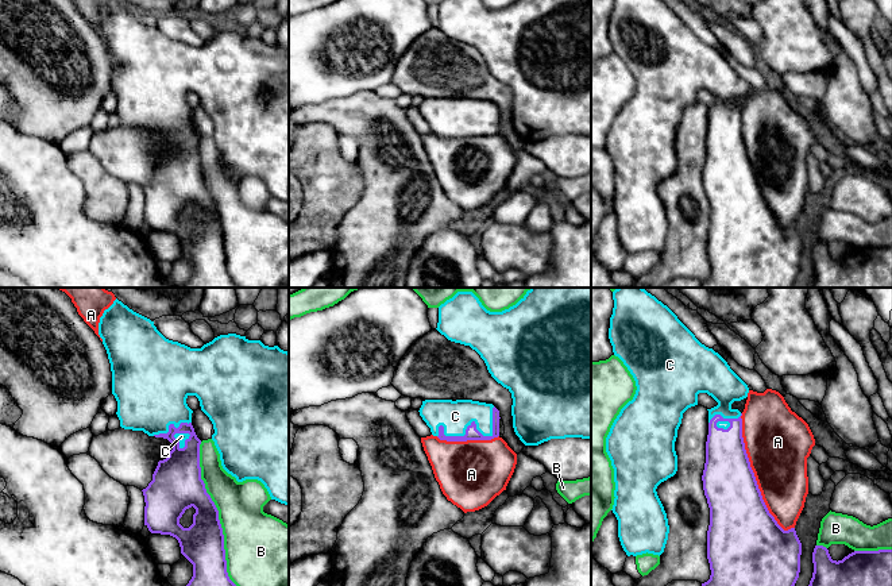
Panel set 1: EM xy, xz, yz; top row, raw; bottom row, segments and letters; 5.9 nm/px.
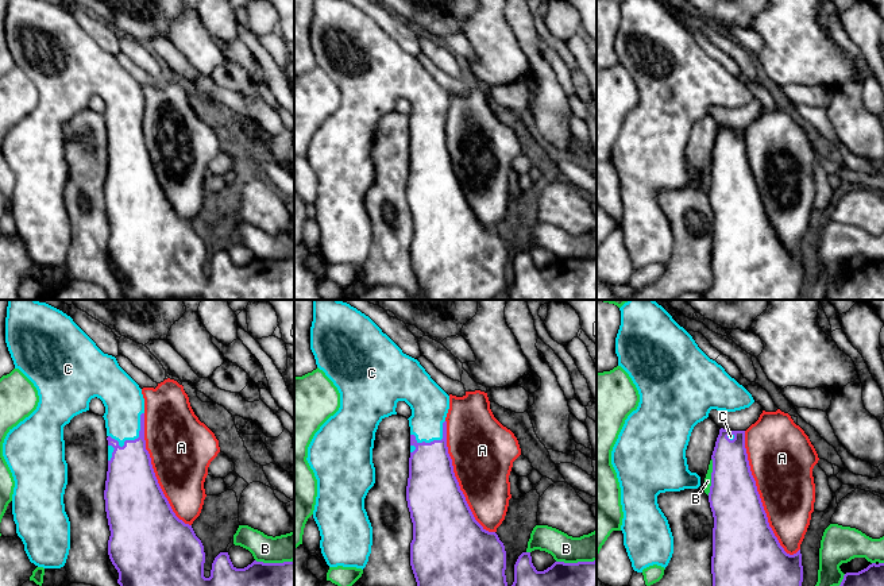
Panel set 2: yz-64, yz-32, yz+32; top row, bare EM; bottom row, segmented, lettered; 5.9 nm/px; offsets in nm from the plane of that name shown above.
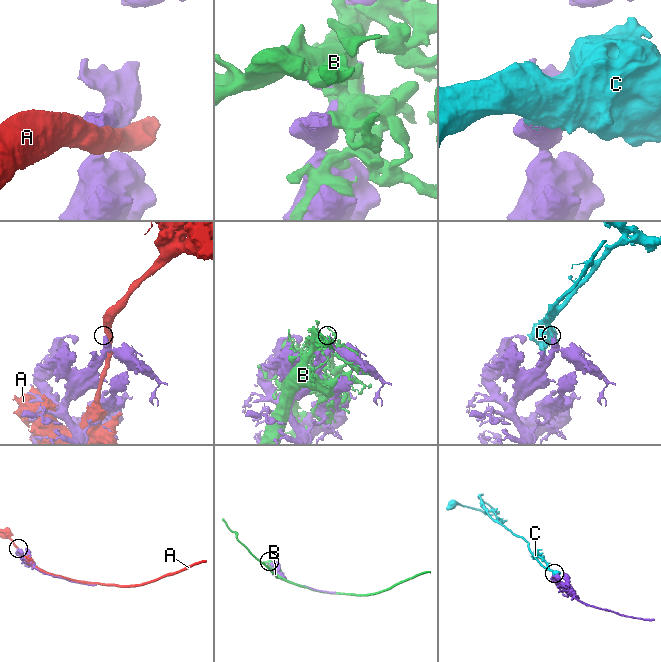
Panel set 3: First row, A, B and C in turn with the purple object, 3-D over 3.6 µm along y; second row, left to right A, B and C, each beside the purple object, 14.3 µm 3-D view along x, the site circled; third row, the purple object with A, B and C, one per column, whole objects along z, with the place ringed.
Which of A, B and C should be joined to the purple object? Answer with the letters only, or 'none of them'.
C

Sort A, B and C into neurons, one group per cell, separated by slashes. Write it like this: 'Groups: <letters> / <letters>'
Groups: A / B / C

